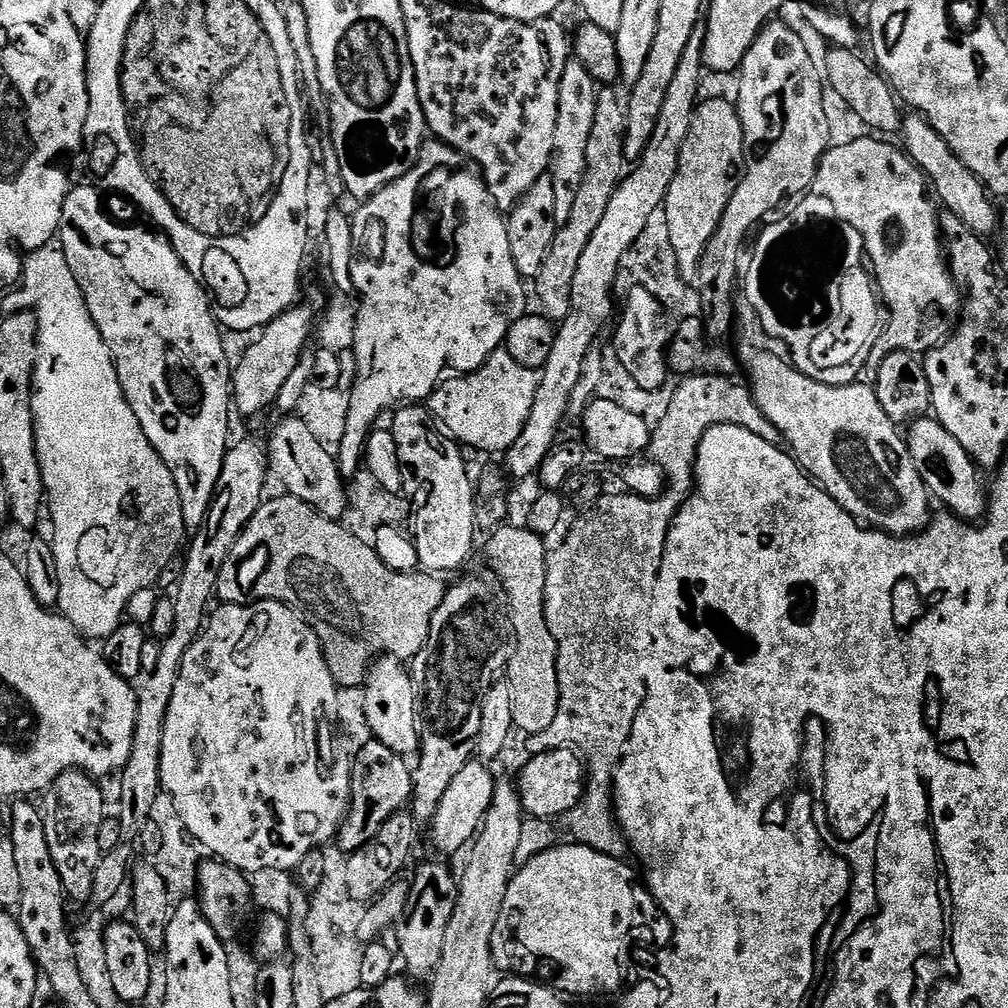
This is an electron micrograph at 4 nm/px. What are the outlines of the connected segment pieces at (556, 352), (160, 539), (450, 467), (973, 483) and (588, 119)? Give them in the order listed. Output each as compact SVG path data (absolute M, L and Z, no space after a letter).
M699 26L694 34L690 34L686 50L682 50L678 71L674 74L670 87L666 89L662 115L658 118L658 126L654 126L654 134L650 134L650 142L646 142L646 150L642 150L640 159L631 165L630 171L620 181L618 190L614 190L614 198L610 198L610 206L606 206L606 214L594 230L594 235L590 237L586 251L578 262L578 270L574 274L574 290L570 298L570 314L566 314L566 318L559 321L556 328L554 350L550 350L550 358L546 358L546 366L539 373L534 406L530 406L530 418L526 418L522 434L514 438L514 442L502 456L505 468L503 471L513 481L524 480L527 476L535 477L544 459L557 447L556 435L564 424L564 414L569 413L572 391L578 384L578 378L582 376L584 360L593 351L595 344L592 343L599 338L604 323L611 314L613 317L612 291L616 288L620 263L623 262L624 255L628 256L633 251L639 235L649 231L648 219L655 212L657 215L661 211L670 190L670 182L674 182L678 158L682 154L682 142L686 142L686 134L690 134L690 122L701 99L700 77L705 71L704 30Z
M59 239L26 249L26 254L19 258L19 272L5 296L8 296L4 300L5 313L31 310L38 322L32 416L46 512L52 515L50 543L54 562L58 562L58 608L81 636L92 642L103 642L120 628L128 604L138 590L153 587L162 572L170 568L176 551L177 556L181 551L186 540L182 498L178 498L174 474L146 438L134 410L130 410L110 350L98 326L94 326L90 310L86 310L86 298L82 298L82 290L74 278L74 270L70 270L70 262L66 262Z
M406 404L399 407L394 413L392 424L390 423L390 430L394 434L394 442L398 447L399 465L402 466L402 478L403 478L403 495L407 497L415 512L414 514L414 532L412 531L413 544L417 550L417 556L419 565L429 573L432 574L444 574L440 572L448 572L460 567L469 556L472 550L472 544L474 542L474 530L476 531L475 523L475 487L472 478L469 478L466 470L466 464L460 451L461 447L447 435L444 435L437 427L435 419L431 412L420 404Z
M923 416L912 421L905 433L907 448L914 459L915 468L919 472L929 493L948 508L947 511L965 522L981 521L988 511L989 501L986 490L982 488L977 465L970 459L966 450L958 440L935 417Z
M569 59L562 70L562 82L558 86L558 122L554 130L554 150L550 175L554 182L555 209L557 225L564 224L570 218L574 206L574 197L578 195L578 186L586 170L586 142L590 142L590 126L594 126L594 106L598 85L592 79L579 60Z

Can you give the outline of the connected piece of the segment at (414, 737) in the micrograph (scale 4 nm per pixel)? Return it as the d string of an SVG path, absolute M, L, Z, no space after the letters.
M380 656L369 667L362 691L369 733L381 744L385 744L390 750L398 753L399 756L411 757L411 752L413 755L420 747L420 734L416 718L416 695L412 685L411 671L394 656Z

